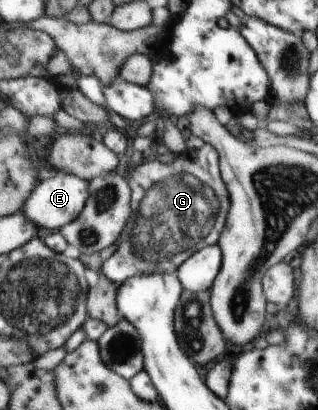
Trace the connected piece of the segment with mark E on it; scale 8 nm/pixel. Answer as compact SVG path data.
M58 171L54 177L41 181L31 198L27 198L24 215L31 219L43 232L60 231L78 219L86 209L90 197L90 183L74 174Z

